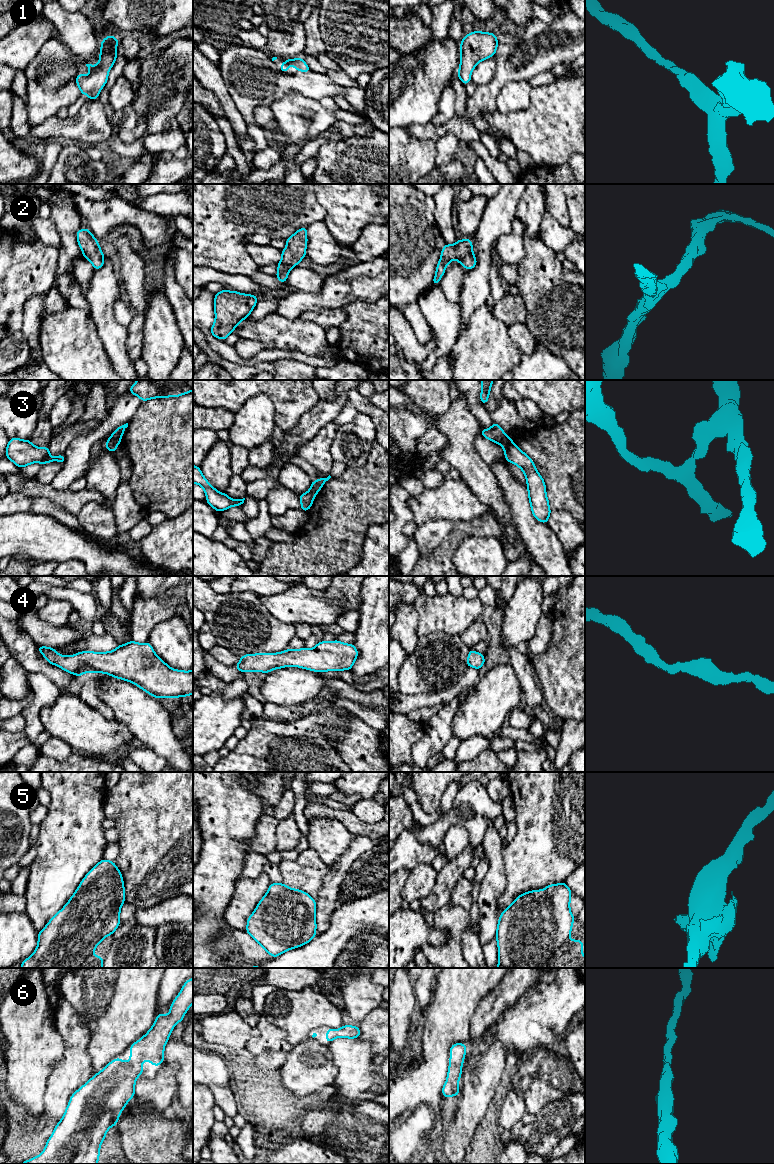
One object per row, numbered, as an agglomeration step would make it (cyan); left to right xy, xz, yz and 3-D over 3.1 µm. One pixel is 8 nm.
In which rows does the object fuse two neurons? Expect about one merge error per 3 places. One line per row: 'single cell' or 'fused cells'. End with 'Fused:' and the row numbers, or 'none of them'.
1: single cell
2: single cell
3: fused cells
4: single cell
5: single cell
6: single cell
Fused: 3

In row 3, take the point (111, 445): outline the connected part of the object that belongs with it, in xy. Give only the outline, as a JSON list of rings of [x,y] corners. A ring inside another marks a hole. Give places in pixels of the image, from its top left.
[[[110,436],[105,443],[105,448],[114,454],[118,444],[119,444],[118,441],[112,436]]]

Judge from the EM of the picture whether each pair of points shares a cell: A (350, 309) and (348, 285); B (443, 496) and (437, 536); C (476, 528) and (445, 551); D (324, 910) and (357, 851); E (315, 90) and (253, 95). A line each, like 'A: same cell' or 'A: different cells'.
A: different cells
B: different cells
C: same cell
D: same cell
E: same cell

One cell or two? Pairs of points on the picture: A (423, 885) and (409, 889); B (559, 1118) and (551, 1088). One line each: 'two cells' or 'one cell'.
A: one cell
B: two cells

